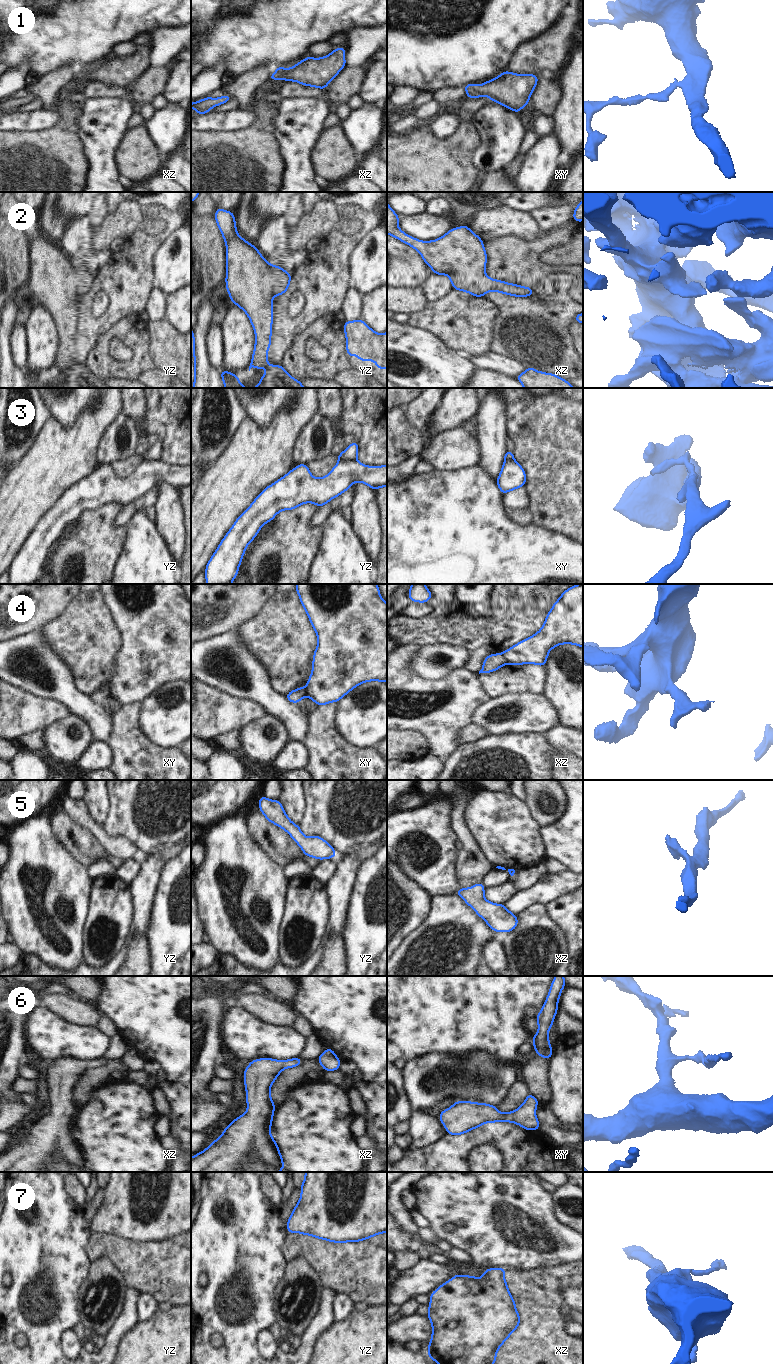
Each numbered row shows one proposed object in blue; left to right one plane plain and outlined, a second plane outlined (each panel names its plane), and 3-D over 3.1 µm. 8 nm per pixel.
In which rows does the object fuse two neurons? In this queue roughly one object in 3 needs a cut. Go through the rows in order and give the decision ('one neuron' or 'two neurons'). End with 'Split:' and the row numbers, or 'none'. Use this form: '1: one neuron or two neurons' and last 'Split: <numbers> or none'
1: one neuron
2: one neuron
3: two neurons
4: two neurons
5: one neuron
6: one neuron
7: one neuron
Split: 3, 4

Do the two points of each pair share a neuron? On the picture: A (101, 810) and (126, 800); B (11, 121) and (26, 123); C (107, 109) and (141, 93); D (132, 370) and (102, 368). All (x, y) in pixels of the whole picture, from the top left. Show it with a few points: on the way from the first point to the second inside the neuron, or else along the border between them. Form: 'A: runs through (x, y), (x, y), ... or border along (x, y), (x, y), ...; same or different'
A: border along (108, 790), (109, 812), (102, 825); different
B: runs through (15, 121), (22, 121); same
C: border along (127, 96), (136, 110); different
D: runs through (125, 370), (109, 368); same

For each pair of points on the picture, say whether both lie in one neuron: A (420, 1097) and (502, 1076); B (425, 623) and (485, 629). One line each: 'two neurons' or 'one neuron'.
A: one neuron
B: one neuron

